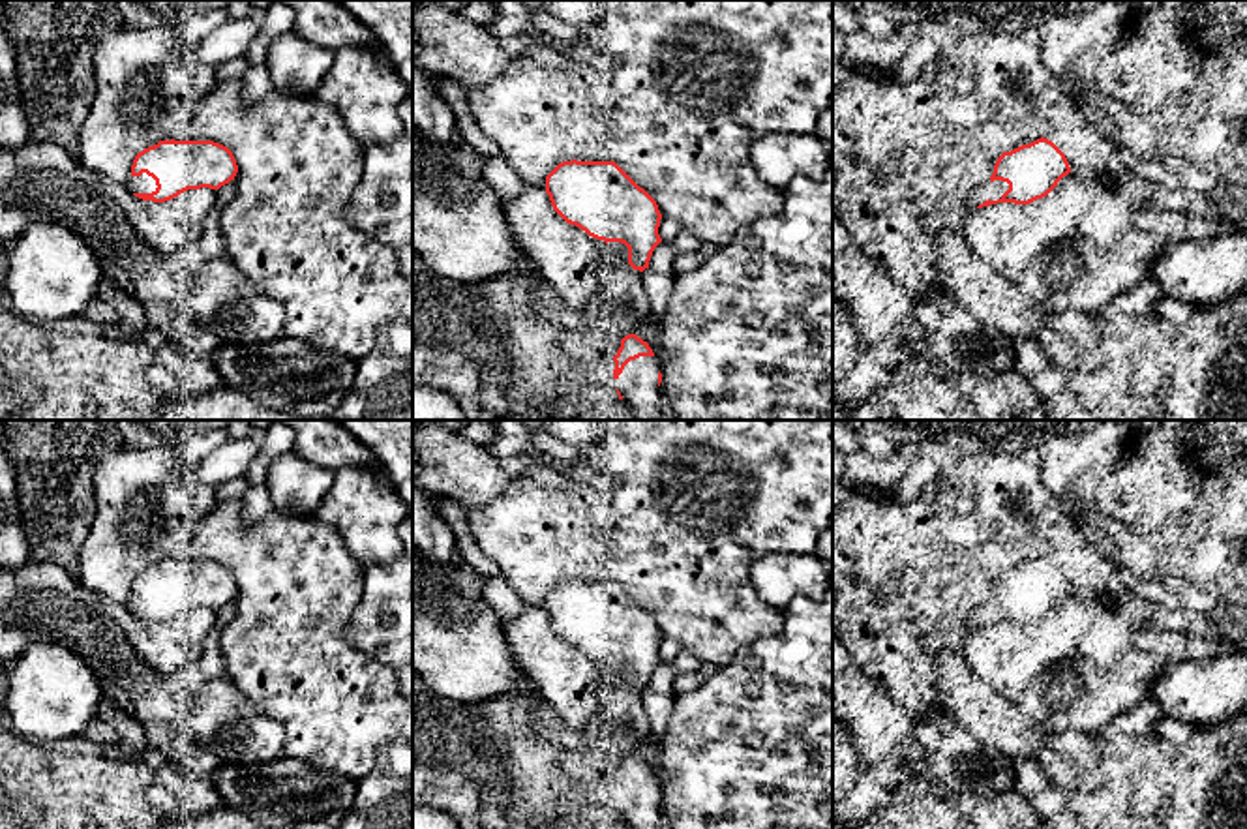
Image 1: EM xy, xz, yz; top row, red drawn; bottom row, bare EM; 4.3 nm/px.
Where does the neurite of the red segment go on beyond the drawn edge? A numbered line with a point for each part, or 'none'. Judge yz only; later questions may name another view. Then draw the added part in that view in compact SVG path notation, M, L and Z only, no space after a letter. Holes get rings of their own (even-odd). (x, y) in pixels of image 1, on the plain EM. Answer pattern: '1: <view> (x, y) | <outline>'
1: yz (992, 610) | M994 600L994 602L988 602L986 606L975 610L971 615L969 615L969 632L975 630L979 625L983 625L984 621L998 621L1001 619L1001 615L1009 610L1009 604L1007 602L1001 602L1001 600Z

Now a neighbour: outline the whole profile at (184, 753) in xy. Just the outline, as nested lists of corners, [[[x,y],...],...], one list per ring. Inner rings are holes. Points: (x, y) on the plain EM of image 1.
[[[167,722],[144,724],[144,737],[154,758],[171,763],[186,776],[210,778],[221,763],[197,737]]]

